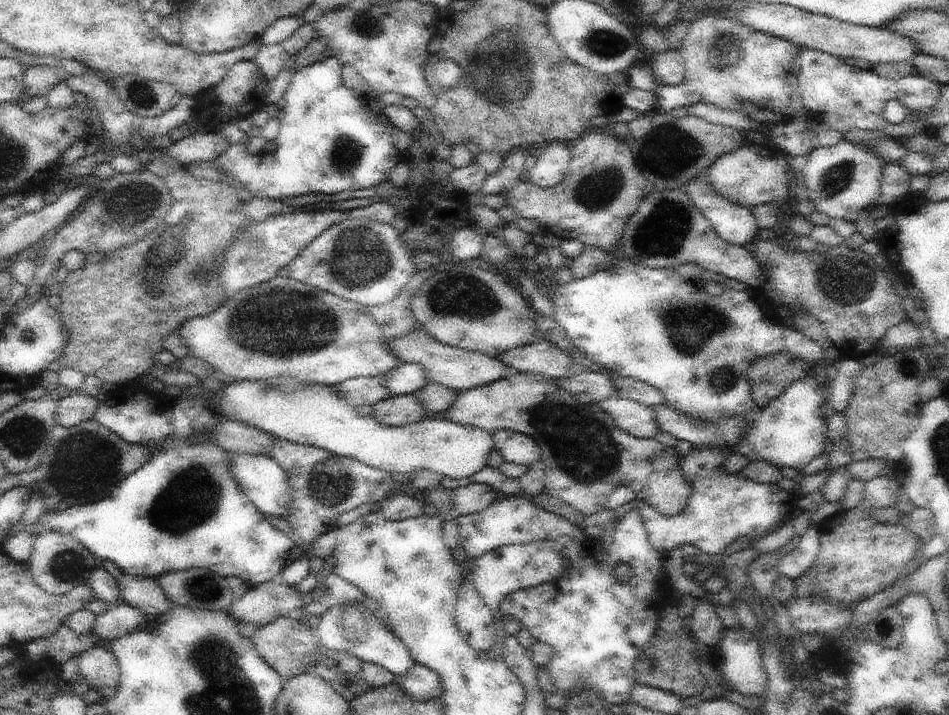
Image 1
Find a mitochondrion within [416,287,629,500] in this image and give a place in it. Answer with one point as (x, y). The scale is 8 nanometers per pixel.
(585, 462)

